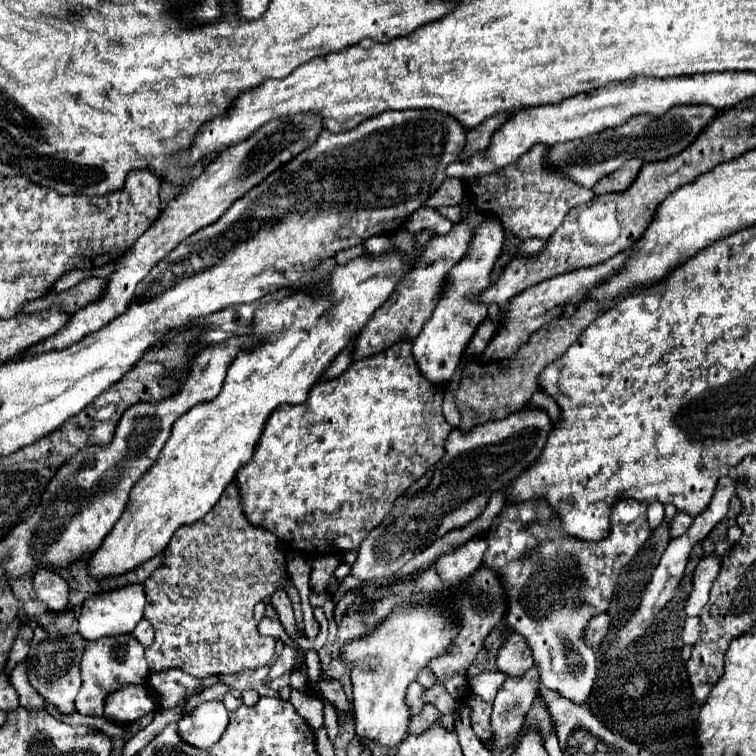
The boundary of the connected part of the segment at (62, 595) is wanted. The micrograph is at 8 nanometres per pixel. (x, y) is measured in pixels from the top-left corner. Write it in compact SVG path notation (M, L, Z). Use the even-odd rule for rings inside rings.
M49 569L37 571L33 579L33 587L39 595L39 601L43 601L49 609L61 611L61 613L71 609L69 585L55 571L49 571Z

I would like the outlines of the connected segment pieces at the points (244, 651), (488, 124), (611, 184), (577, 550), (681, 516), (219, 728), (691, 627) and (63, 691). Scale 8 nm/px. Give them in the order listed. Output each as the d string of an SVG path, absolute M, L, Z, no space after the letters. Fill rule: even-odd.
M229 483L221 501L217 501L203 519L175 531L163 553L161 567L155 569L143 583L147 595L145 619L155 629L155 641L145 649L149 669L181 669L197 679L205 679L267 665L273 659L277 639L259 633L257 621L253 619L253 607L255 603L269 599L275 589L287 587L287 583L287 551L273 533L249 525L239 503L239 491L235 483Z
M497 113L489 119L485 119L481 125L473 127L467 131L467 145L459 155L459 161L465 161L465 157L469 157L469 153L475 153L477 149L485 149L485 145L489 145L489 137L493 137L495 129L499 129L505 121L509 121L513 113Z
M637 159L625 161L625 165L621 165L615 173L605 175L605 177L593 187L595 195L601 195L601 193L619 193L619 191L629 189L629 185L635 181L639 169L641 169L641 161L637 161Z
M543 499L505 505L487 531L489 547L483 565L501 575L509 599L505 625L509 631L527 639L541 673L541 683L581 705L587 701L597 677L597 657L583 641L583 629L595 613L607 611L621 569L647 541L647 503L619 499L611 513L611 533L597 543L561 537L557 533L557 519L559 517L555 517L553 509ZM533 521L547 527L551 535L549 541L541 545L535 543L529 533Z
M677 513L675 519L671 521L671 539L683 535L683 533L691 527L691 523L693 523L693 517L691 517L691 515L687 515L687 513Z
M209 701L197 705L189 715L179 719L177 733L179 737L199 749L211 747L227 729L229 713L221 701Z
M689 617L685 621L685 629L683 629L683 643L693 645L697 641L697 637L699 637L699 631L701 631L699 617Z
M43 625L35 629L35 637L31 641L31 649L27 655L27 677L31 687L49 701L59 713L71 715L75 713L75 697L81 689L81 653L85 649L85 637L81 633L57 633L57 631L43 631Z

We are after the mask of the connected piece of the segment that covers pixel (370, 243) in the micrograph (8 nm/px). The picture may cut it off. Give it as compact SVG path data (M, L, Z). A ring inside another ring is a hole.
M377 235L363 241L363 246L372 254L379 255L394 247L394 243L388 236Z

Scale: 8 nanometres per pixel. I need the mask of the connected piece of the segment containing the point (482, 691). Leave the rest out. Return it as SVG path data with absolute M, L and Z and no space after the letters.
M483 671L469 679L469 687L473 689L473 693L483 697L485 701L493 701L493 697L497 695L497 691L505 679L507 679L507 675L503 671Z

